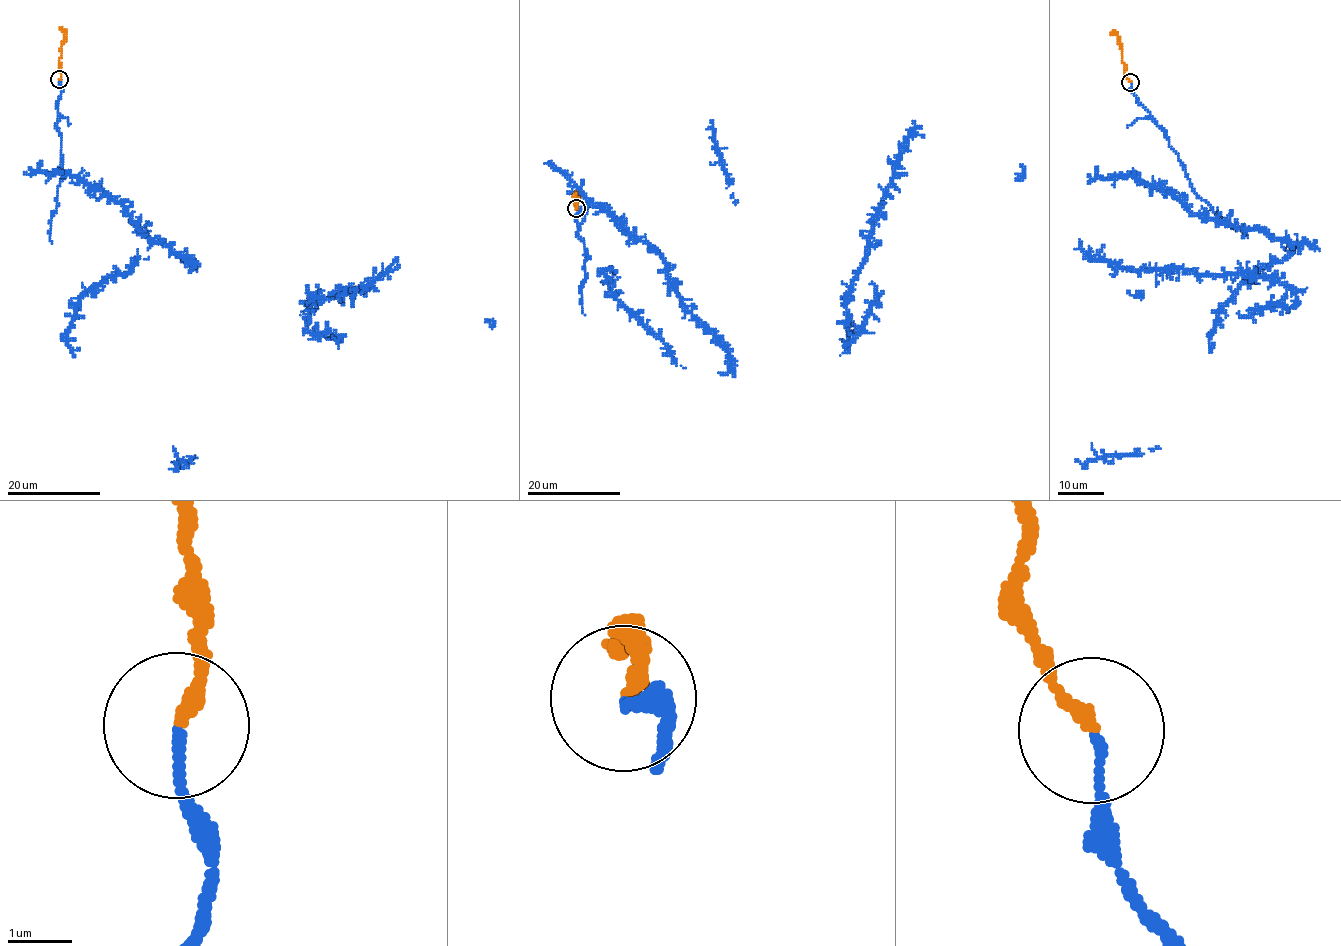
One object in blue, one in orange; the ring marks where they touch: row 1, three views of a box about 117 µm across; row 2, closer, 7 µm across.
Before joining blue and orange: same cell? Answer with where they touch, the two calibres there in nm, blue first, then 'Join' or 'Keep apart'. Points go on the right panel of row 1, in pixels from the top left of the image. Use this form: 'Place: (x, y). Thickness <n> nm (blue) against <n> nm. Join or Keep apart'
Place: (1130, 82). Thickness 130 nm (blue) against 220 nm. Keep apart

